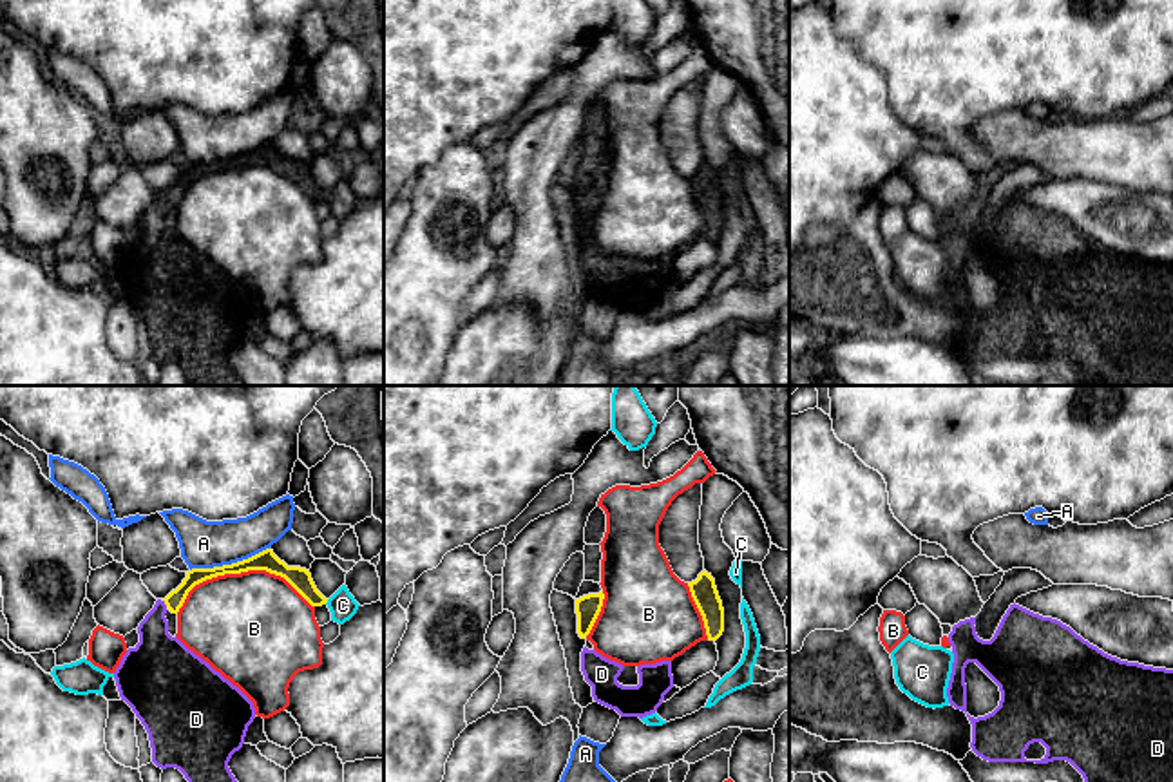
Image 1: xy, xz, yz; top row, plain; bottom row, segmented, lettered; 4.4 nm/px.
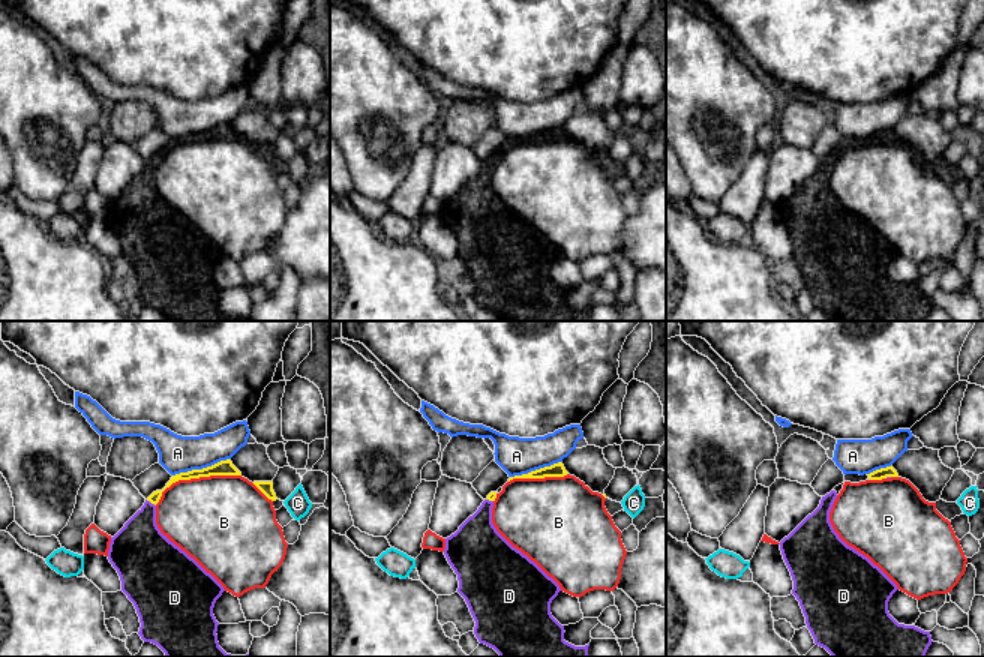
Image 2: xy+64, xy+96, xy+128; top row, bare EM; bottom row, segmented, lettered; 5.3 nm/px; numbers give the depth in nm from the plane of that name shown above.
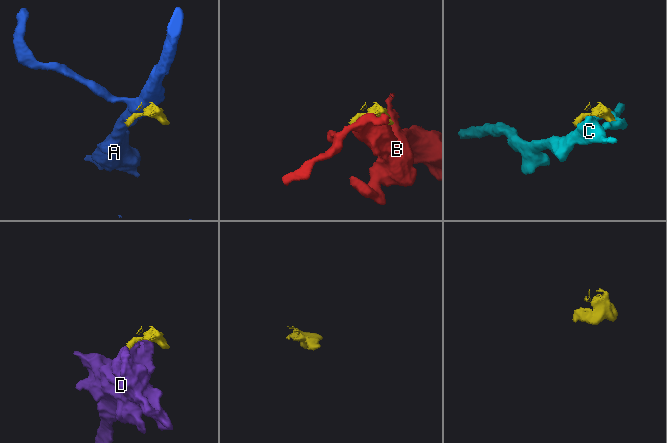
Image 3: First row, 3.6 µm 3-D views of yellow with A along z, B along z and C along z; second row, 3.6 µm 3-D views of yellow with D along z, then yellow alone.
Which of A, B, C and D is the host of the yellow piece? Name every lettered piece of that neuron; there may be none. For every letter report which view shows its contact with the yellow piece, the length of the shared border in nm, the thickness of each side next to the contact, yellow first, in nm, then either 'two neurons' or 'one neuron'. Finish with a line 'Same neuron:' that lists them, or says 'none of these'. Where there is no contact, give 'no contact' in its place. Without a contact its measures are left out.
A: xy | 380 nm | 90/220 nm | two neurons
B: xy | 600 nm | 90/480 nm | two neurons
C: xy | 30 nm | 100/120 nm | two neurons
D: xy | 40 nm | 80/240 nm | one neuron
Same neuron: D

